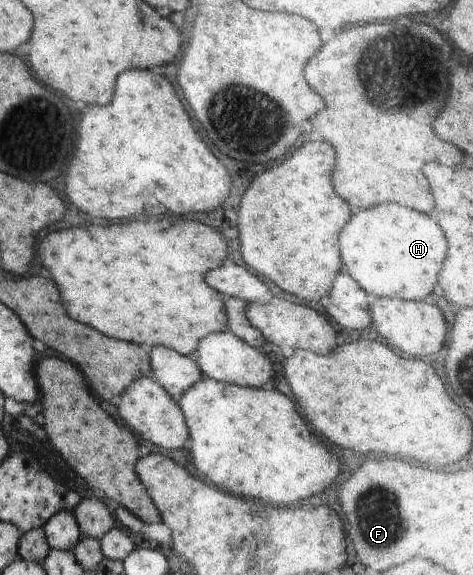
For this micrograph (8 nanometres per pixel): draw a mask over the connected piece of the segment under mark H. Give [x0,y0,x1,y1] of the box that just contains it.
[340,203,446,299]

